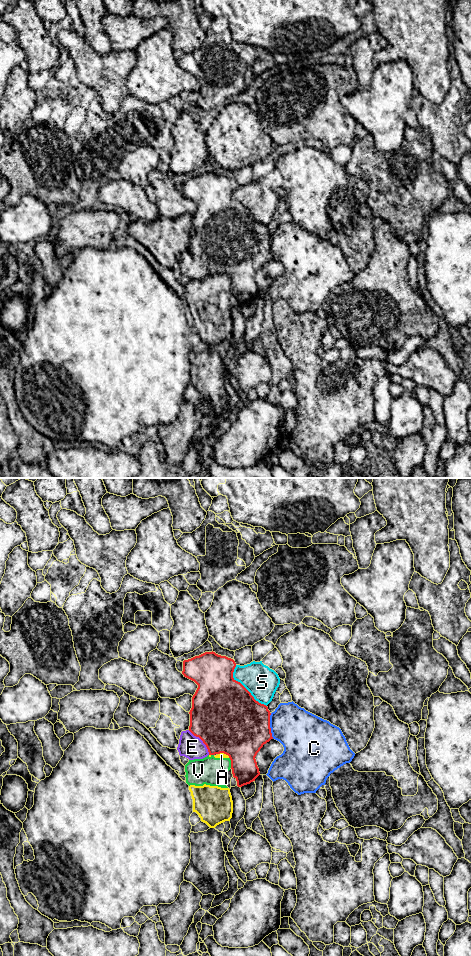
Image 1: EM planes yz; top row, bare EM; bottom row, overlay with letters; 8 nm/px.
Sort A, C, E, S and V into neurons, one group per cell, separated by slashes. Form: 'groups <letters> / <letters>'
groups A V / C / E / S

